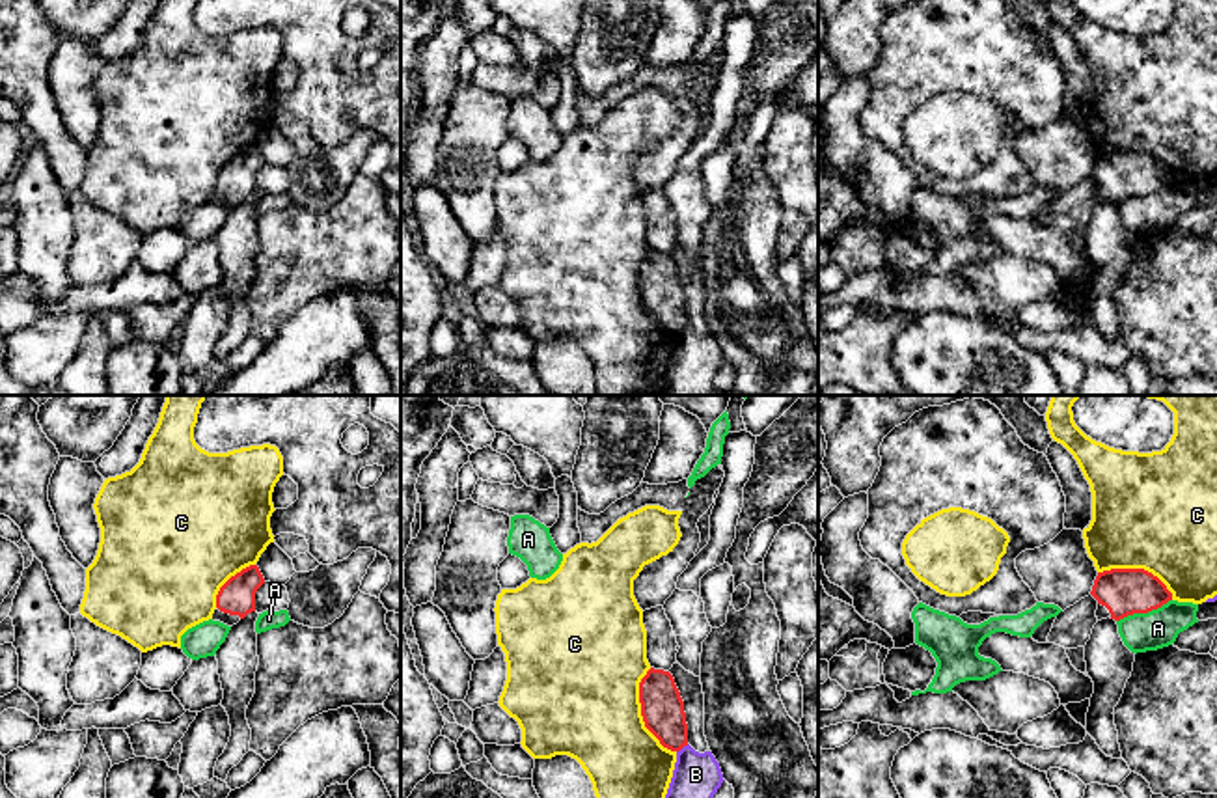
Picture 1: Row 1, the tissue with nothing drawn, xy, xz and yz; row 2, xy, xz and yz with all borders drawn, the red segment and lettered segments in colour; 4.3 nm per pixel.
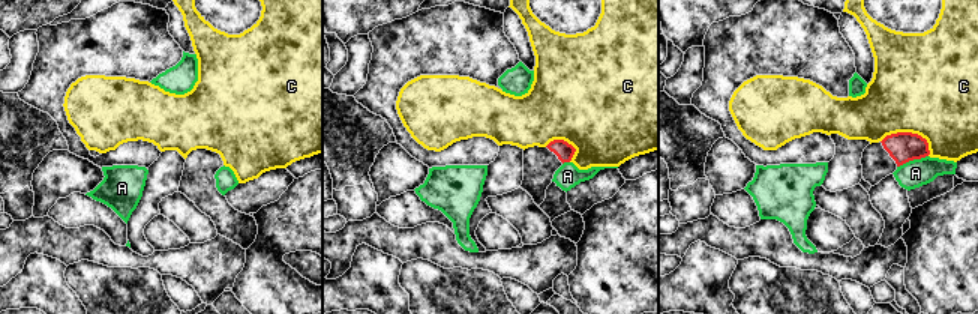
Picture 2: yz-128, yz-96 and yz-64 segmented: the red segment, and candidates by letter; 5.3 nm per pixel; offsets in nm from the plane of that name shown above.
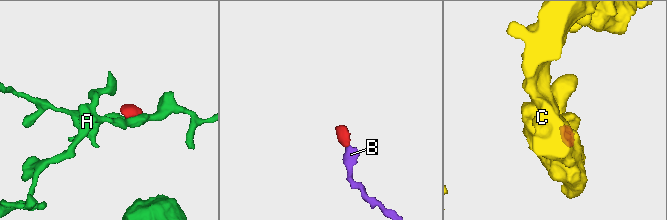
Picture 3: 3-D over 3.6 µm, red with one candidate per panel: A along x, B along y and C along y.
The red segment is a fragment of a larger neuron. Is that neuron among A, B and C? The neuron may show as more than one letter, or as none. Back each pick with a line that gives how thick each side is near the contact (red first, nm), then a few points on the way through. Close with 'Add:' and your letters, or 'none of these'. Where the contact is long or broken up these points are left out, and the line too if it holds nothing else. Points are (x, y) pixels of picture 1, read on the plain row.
Add: none of these

